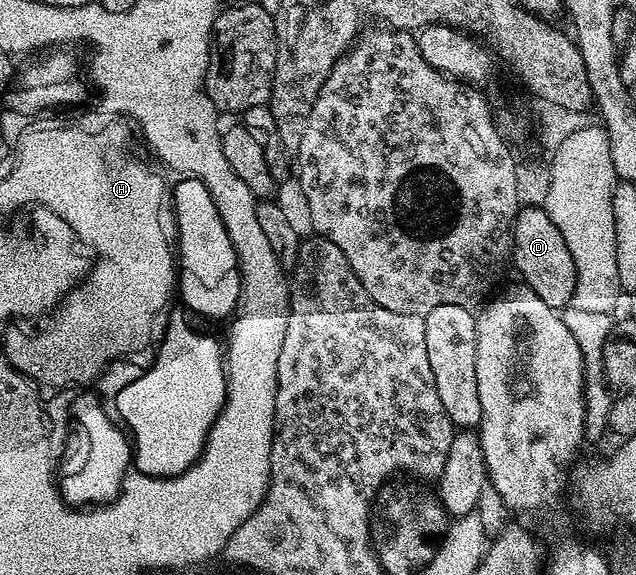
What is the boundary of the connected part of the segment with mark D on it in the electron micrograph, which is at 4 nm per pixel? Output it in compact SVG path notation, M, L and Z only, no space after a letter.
M522 207L513 219L513 250L511 253L512 267L517 267L520 279L547 306L562 310L573 304L575 294L575 282L577 271L575 270L575 258L571 258L571 250L567 250L567 242L563 242L563 234L559 234L559 226L551 222L544 207Z

